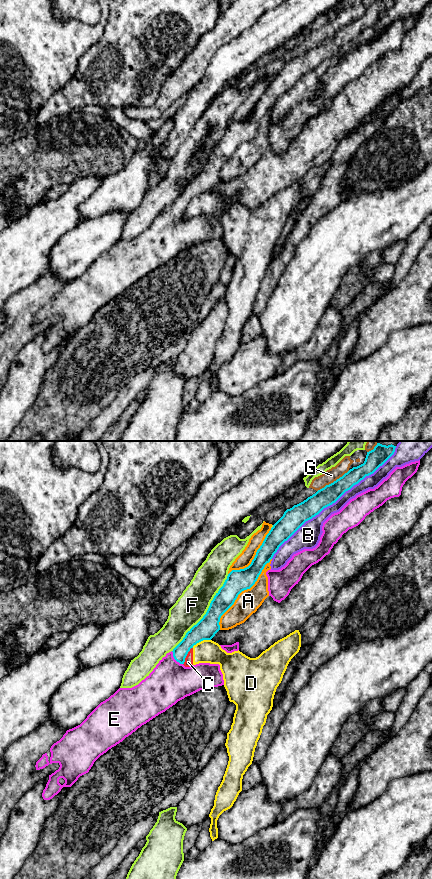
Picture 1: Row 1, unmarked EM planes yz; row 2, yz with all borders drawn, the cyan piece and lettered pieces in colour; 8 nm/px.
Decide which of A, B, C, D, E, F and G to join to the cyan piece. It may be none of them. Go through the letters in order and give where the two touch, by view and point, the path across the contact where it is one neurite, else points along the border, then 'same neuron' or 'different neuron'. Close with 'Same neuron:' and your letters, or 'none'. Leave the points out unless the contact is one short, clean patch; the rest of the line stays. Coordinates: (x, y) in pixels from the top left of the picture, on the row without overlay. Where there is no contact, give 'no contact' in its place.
A: meets cyan in yz at (241, 143); different neuron
B: meets cyan in yz at (333, 54); different neuron
C: meets cyan in yz at (186, 207); border along yz (192, 199), (183, 216); different neuron
D: meets cyan in yz at (201, 192); different neuron
E: meets cyan in yz at (175, 211); same neuron
F: meets cyan in yz at (206, 165); different neuron
G: meets cyan in yz at (334, 33); different neuron
Same neuron: E

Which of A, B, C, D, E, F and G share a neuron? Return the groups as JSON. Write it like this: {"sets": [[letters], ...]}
{"sets": [["A"], ["B"], ["C", "D"], ["E"], ["F"], ["G"]]}

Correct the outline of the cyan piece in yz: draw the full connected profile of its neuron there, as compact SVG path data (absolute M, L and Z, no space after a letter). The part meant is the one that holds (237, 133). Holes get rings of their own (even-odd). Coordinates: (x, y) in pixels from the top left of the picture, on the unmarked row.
M374 0L367 4L363 16L353 19L333 35L326 37L303 54L287 61L283 68L273 77L266 87L262 97L257 102L251 116L240 122L232 122L223 138L214 148L203 170L194 177L183 192L163 209L153 223L138 237L132 240L119 240L108 251L101 254L78 278L69 281L63 289L54 295L51 300L51 309L47 305L36 314L36 322L40 322L52 315L58 315L59 321L49 327L49 332L43 342L44 352L50 352L63 339L71 339L80 328L89 324L94 314L109 301L122 294L159 266L175 257L178 253L200 242L224 237L223 226L219 216L199 215L191 219L183 216L185 210L194 197L211 192L220 182L221 168L234 156L238 147L250 141L257 133L265 117L270 114L279 99L287 93L306 73L318 67L324 60L335 55L346 43L358 36L366 28L373 26L395 4L395 0Z

